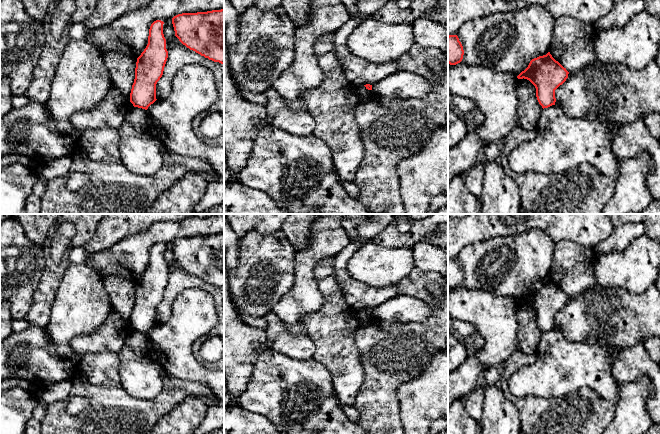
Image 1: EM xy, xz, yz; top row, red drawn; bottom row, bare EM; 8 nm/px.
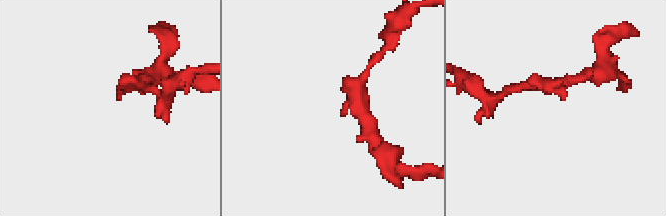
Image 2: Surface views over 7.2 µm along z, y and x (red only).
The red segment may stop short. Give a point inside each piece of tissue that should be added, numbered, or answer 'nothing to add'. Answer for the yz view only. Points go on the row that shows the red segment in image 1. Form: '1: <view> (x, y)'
nothing to add

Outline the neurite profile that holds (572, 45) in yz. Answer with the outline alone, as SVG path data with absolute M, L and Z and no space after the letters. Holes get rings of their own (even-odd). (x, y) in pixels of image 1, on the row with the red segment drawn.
M570 16L555 20L550 54L569 73L580 70L596 59L597 32L593 24Z

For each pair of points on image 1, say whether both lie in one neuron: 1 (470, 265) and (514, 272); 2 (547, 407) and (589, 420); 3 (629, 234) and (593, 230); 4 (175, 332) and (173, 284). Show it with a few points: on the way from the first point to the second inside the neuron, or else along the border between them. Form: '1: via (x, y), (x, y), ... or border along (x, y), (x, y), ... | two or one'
1: via (481, 266), (503, 266) | one
2: via (557, 417), (560, 420), (579, 420) | one
3: border along (614, 227), (612, 232), (594, 247) | two
4: border along (194, 286), (177, 296), (166, 321) | two

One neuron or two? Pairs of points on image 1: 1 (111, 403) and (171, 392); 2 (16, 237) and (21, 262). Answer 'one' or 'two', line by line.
1: one
2: one

